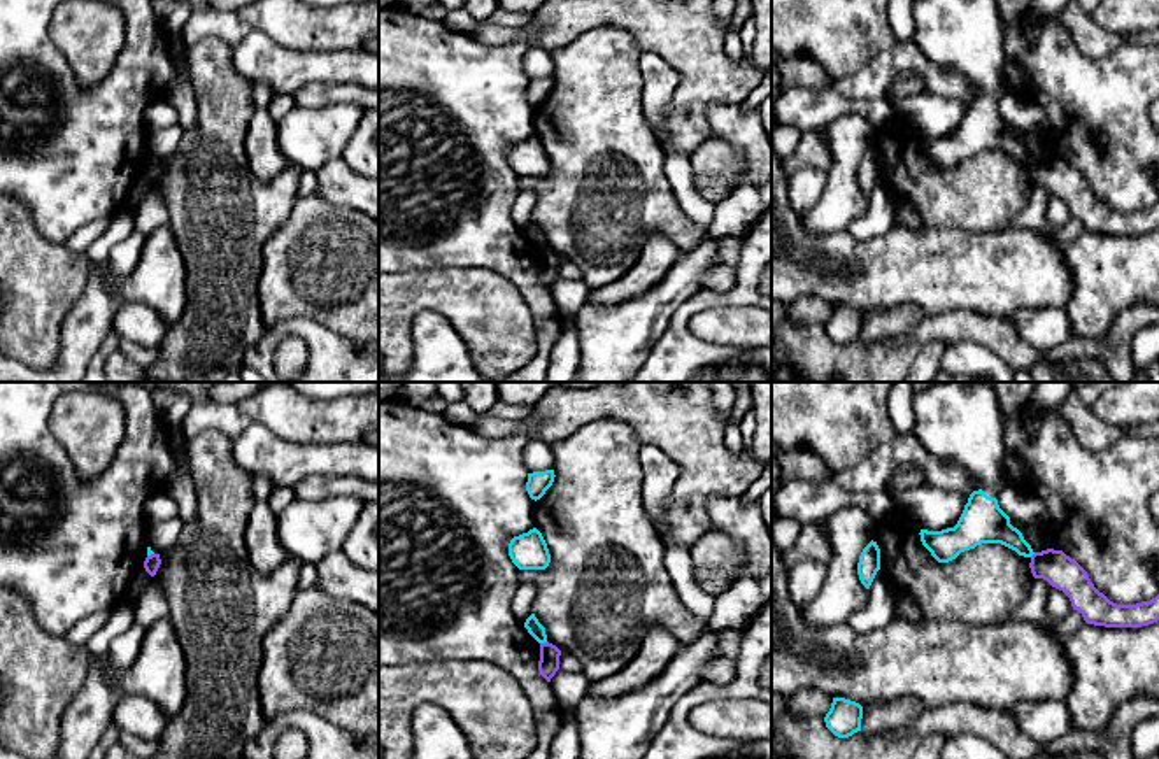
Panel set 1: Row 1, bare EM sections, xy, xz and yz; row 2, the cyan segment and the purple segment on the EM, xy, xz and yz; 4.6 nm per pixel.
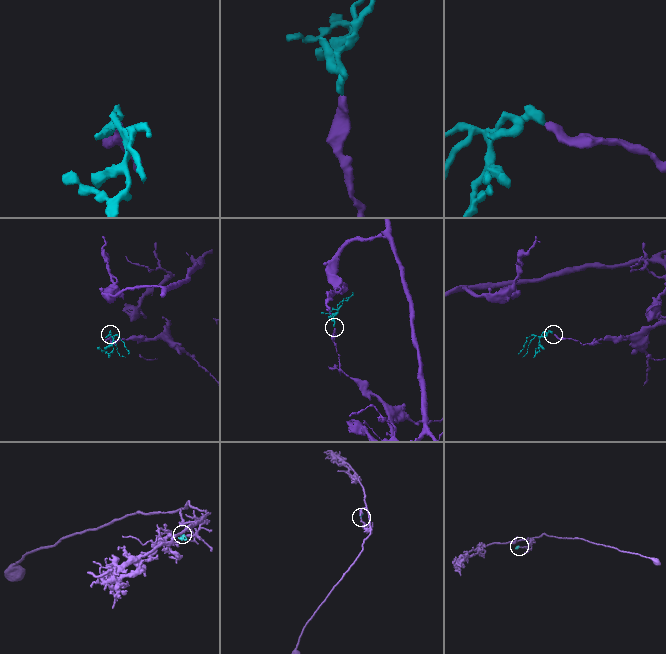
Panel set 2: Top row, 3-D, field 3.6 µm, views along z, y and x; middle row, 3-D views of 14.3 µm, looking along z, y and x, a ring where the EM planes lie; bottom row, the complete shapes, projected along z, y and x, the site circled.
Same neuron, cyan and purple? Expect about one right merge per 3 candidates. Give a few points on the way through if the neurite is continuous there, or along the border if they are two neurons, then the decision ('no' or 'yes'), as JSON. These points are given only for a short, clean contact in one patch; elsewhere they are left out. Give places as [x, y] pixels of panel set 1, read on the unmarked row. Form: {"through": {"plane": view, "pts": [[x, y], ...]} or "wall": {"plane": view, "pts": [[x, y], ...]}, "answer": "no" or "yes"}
{"wall": {"plane": "xz", "pts": [[546, 248], [540, 251]]}, "answer": "no"}

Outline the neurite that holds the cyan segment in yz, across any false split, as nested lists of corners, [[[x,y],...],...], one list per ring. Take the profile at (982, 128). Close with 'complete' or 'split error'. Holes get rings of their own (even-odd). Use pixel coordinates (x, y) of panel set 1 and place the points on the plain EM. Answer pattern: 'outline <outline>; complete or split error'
outline [[[914,0],[914,23],[912,42],[919,51],[936,67],[970,77],[982,91],[970,102],[954,135],[921,137],[922,153],[938,170],[949,170],[982,151],[1001,151],[1019,163],[1031,165],[1031,153],[998,112],[998,102],[1008,89],[1003,79],[1003,21],[996,0]]]; split error

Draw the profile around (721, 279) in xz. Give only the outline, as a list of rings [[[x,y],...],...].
[[[728,235],[721,238],[721,254],[717,256],[715,265],[707,272],[703,287],[717,294],[728,294],[736,284],[742,237]]]

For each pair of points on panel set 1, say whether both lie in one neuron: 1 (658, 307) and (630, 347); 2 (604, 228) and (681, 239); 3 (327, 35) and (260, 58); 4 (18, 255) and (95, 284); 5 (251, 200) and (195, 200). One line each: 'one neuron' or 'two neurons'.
1: one neuron
2: one neuron
3: two neurons
4: two neurons
5: one neuron

